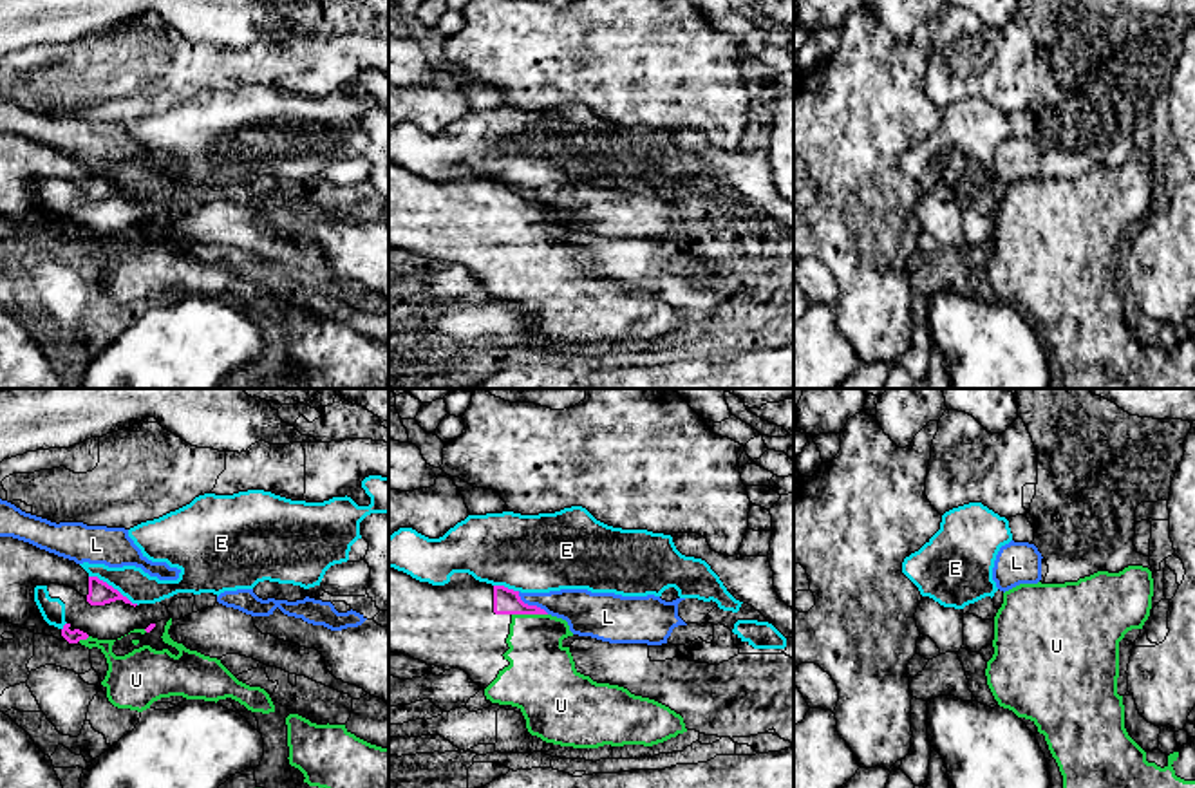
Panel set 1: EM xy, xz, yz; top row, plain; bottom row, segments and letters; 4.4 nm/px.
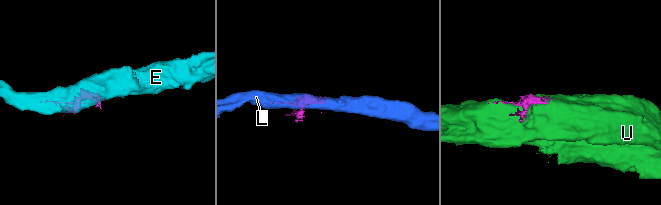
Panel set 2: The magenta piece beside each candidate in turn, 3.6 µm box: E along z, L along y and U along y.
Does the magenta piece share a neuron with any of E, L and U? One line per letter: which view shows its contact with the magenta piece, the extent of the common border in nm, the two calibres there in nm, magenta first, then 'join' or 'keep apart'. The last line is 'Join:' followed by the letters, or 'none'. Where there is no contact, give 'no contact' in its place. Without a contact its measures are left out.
E: meets magenta in xy; contact 260 nm long; 110 nm thick on the magenta side, 140 nm on the other; keep apart
L: meets magenta in xz; contact 170 nm long; 110 nm thick on the magenta side, 190 nm on the other; keep apart
U: meets magenta in xz; contact 160 nm long; 110 nm thick on the magenta side, 280 nm on the other; join
Join: U

